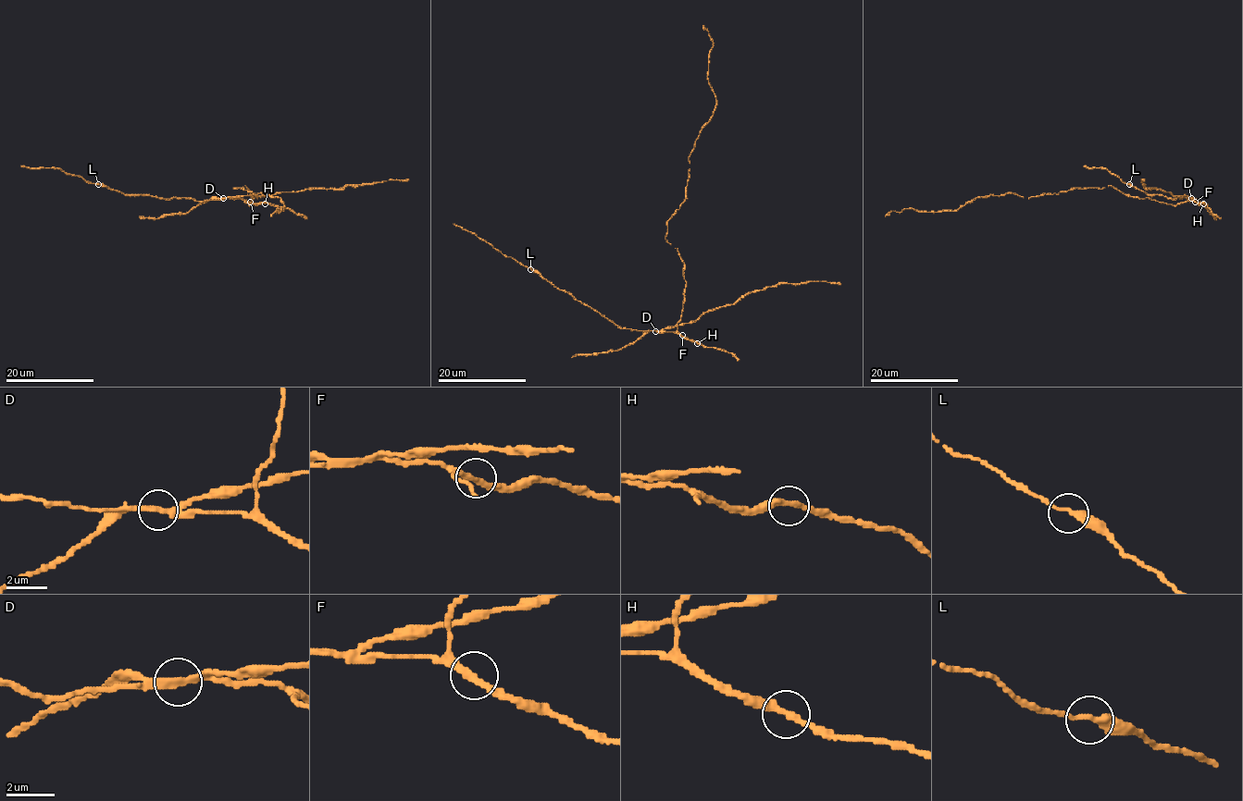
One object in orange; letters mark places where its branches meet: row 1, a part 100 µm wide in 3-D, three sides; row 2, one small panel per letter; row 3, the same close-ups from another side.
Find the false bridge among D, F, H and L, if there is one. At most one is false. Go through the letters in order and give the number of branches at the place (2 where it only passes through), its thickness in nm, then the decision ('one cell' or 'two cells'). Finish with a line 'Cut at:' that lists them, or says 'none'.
D: branches 2; calibre 320 nm; two cells
F: branches 2; calibre 320 nm; one cell
H: branches 2; calibre 280 nm; one cell
L: branches 2; calibre 280 nm; one cell
Cut at: D

